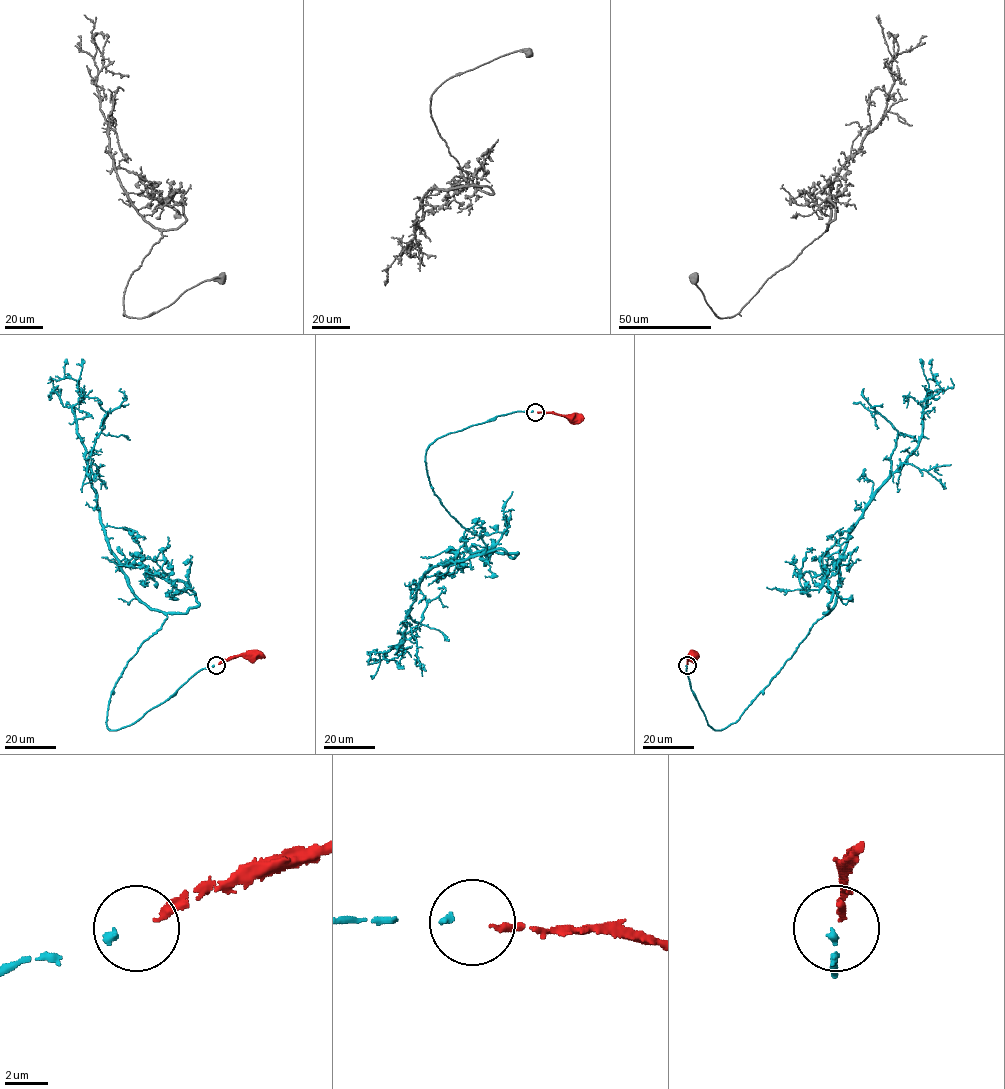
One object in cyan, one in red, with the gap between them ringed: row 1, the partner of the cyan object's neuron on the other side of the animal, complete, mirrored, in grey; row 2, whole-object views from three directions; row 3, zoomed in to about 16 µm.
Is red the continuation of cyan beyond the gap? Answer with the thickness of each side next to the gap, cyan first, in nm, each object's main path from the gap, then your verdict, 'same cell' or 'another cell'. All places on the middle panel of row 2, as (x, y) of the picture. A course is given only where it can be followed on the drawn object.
calibres 320 and 280 nm; course cyan (533, 411), (429, 445), (434, 494), (486, 550), (423, 576), (391, 648), (398, 666), (367, 653); course red (537, 412), (573, 416); same cell

